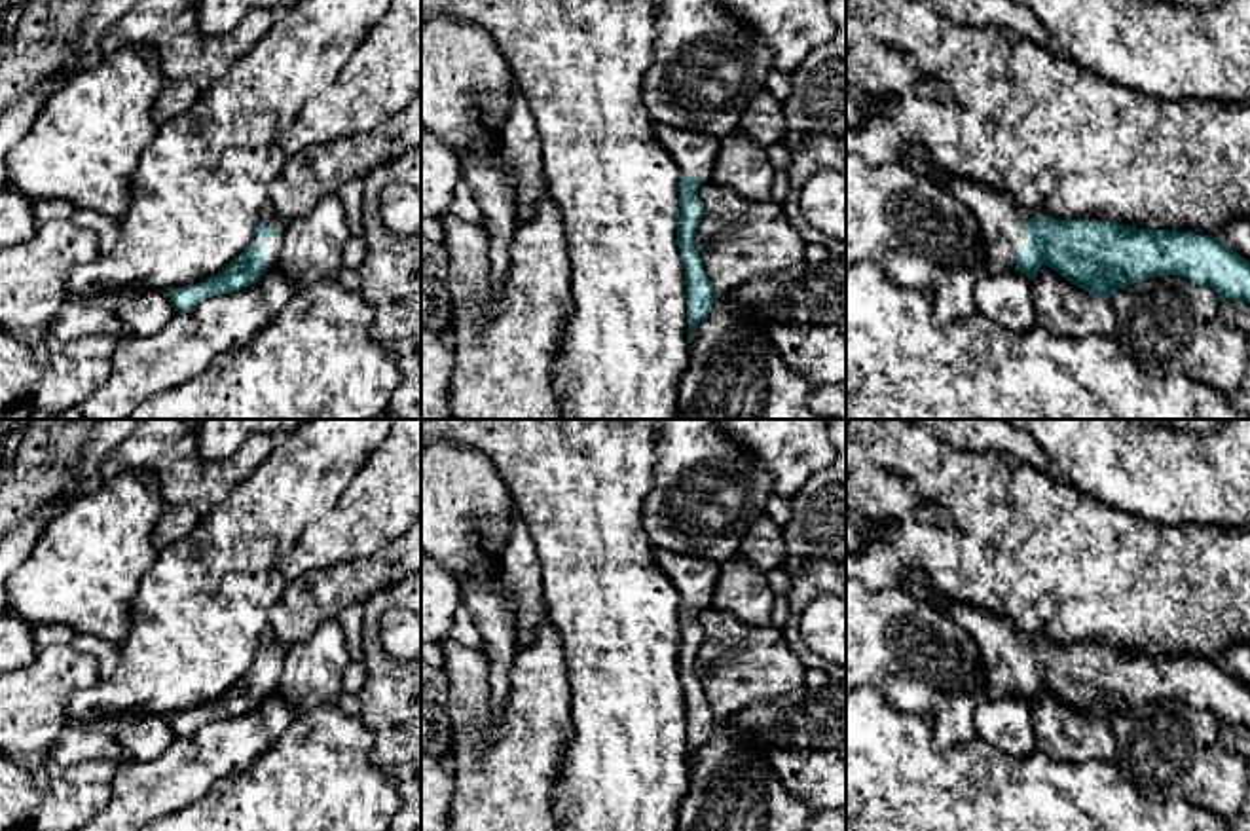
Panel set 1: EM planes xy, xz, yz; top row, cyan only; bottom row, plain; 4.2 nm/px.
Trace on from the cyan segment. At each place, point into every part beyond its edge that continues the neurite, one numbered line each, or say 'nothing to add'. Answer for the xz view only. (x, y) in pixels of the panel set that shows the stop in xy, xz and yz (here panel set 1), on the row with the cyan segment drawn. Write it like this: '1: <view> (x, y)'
1: xz (695, 154)

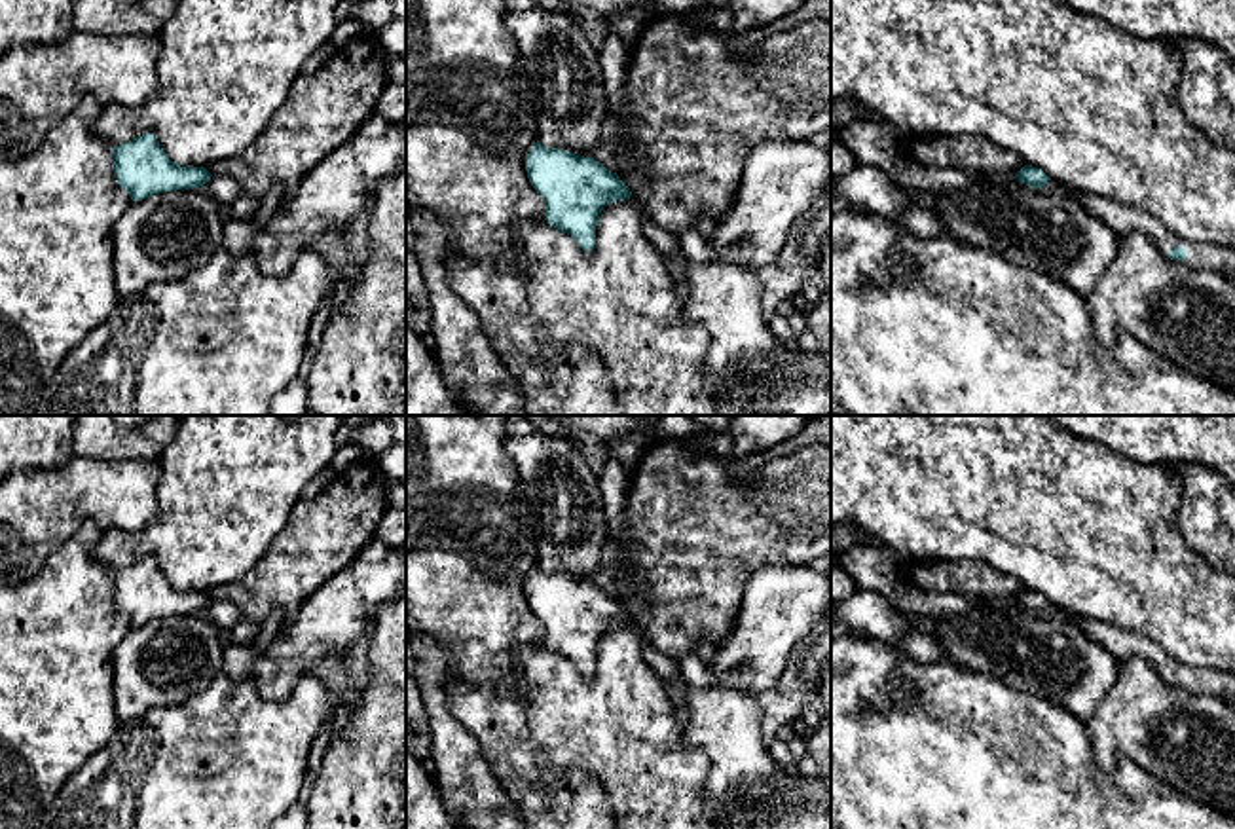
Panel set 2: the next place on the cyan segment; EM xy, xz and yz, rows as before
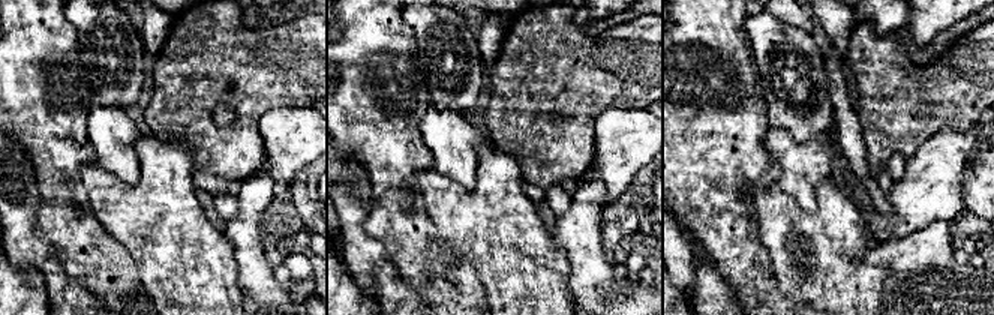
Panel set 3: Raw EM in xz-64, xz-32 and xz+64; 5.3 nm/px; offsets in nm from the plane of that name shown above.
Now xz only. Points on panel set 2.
nothing to add

